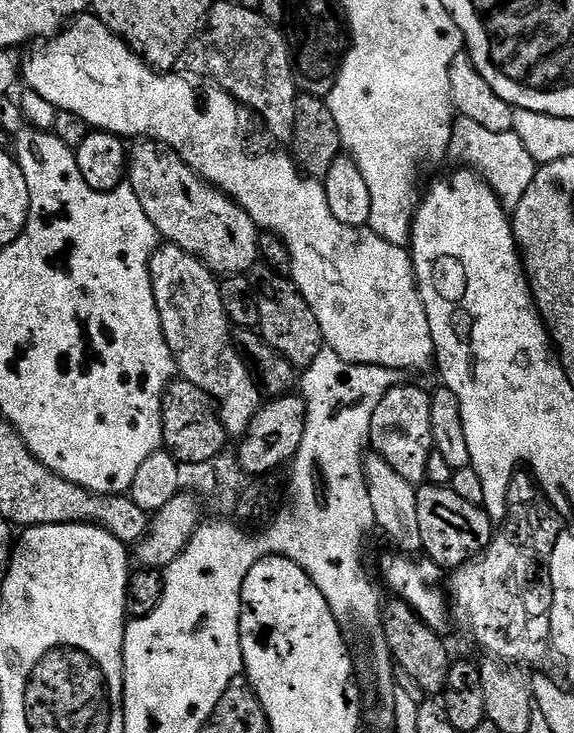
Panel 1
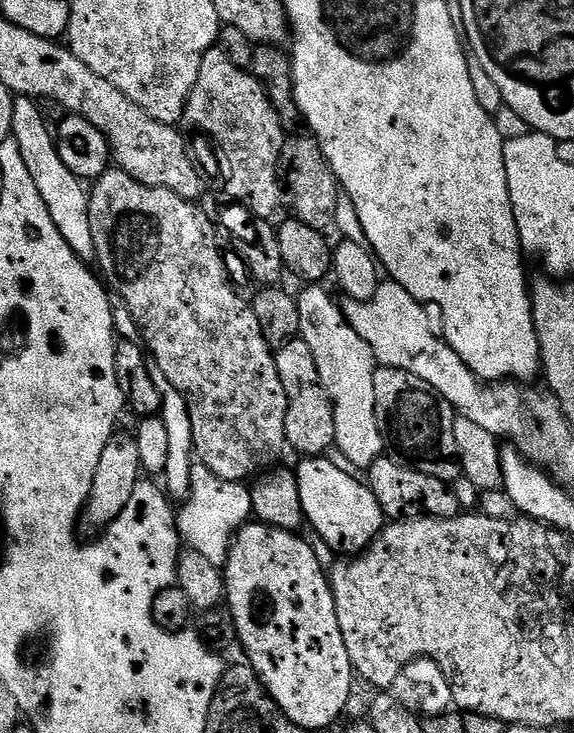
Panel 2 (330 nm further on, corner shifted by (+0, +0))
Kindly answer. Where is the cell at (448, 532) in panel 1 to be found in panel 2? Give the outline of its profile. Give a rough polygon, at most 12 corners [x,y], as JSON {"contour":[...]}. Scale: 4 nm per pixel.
{"contour":[[385,454],[366,483],[389,521],[462,509],[449,481]]}

